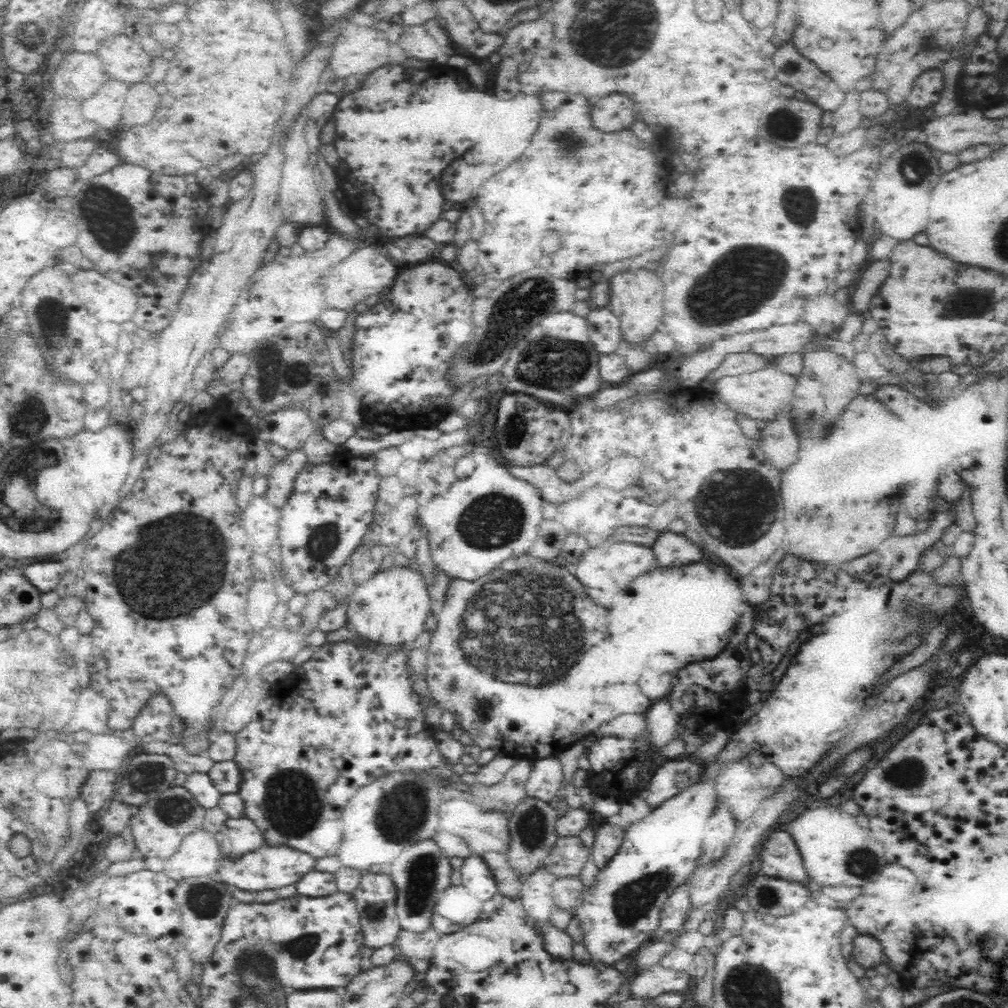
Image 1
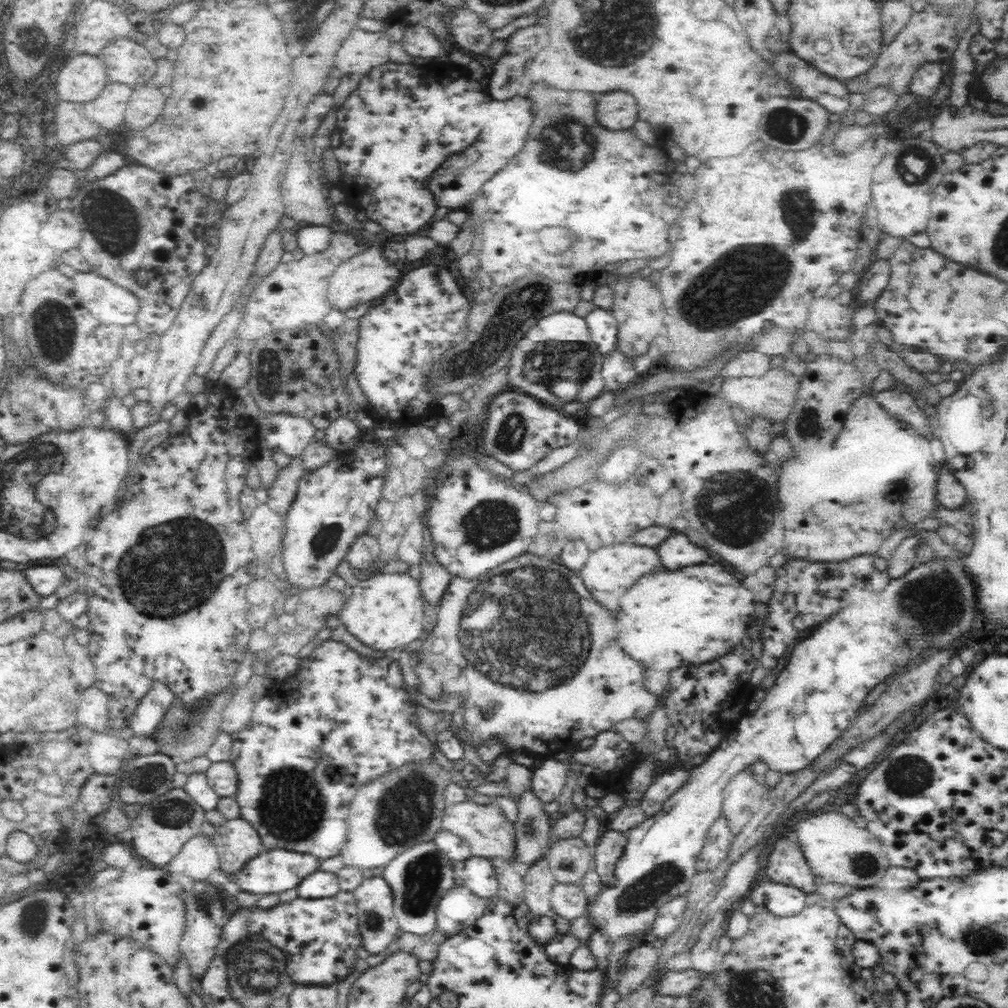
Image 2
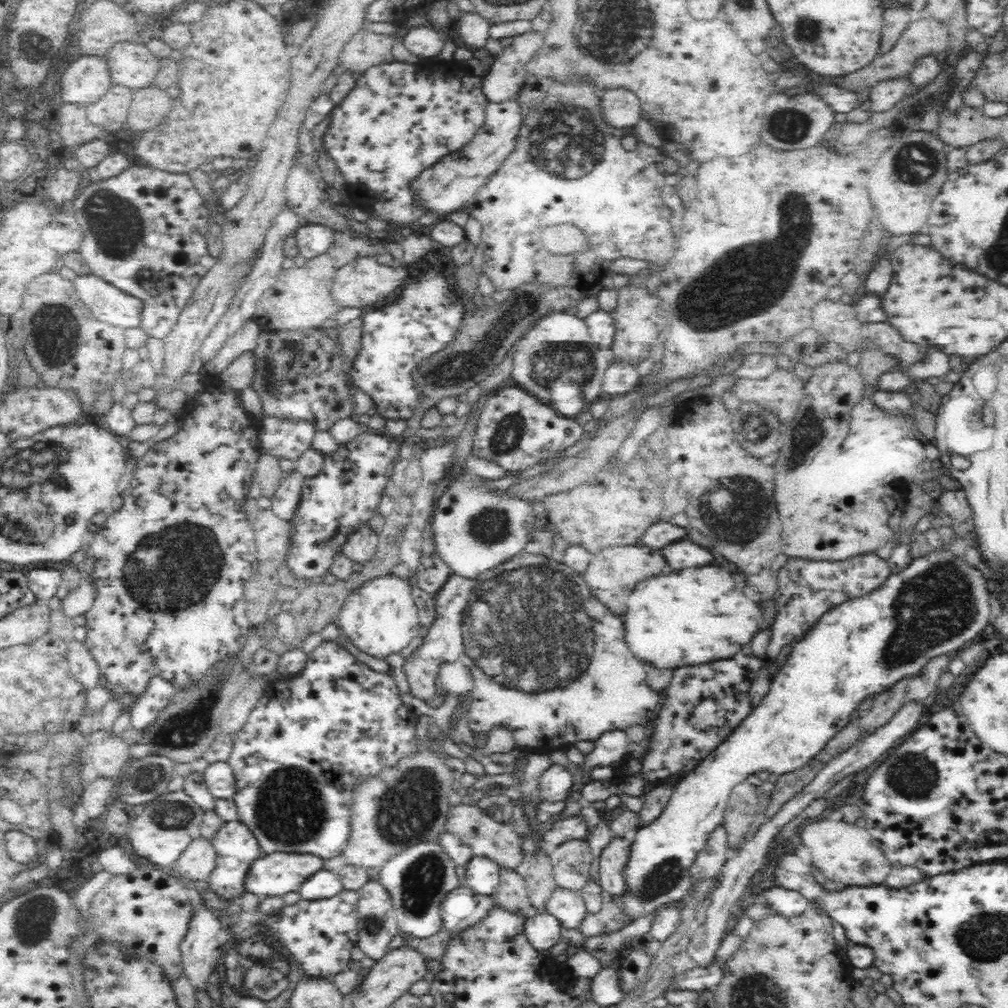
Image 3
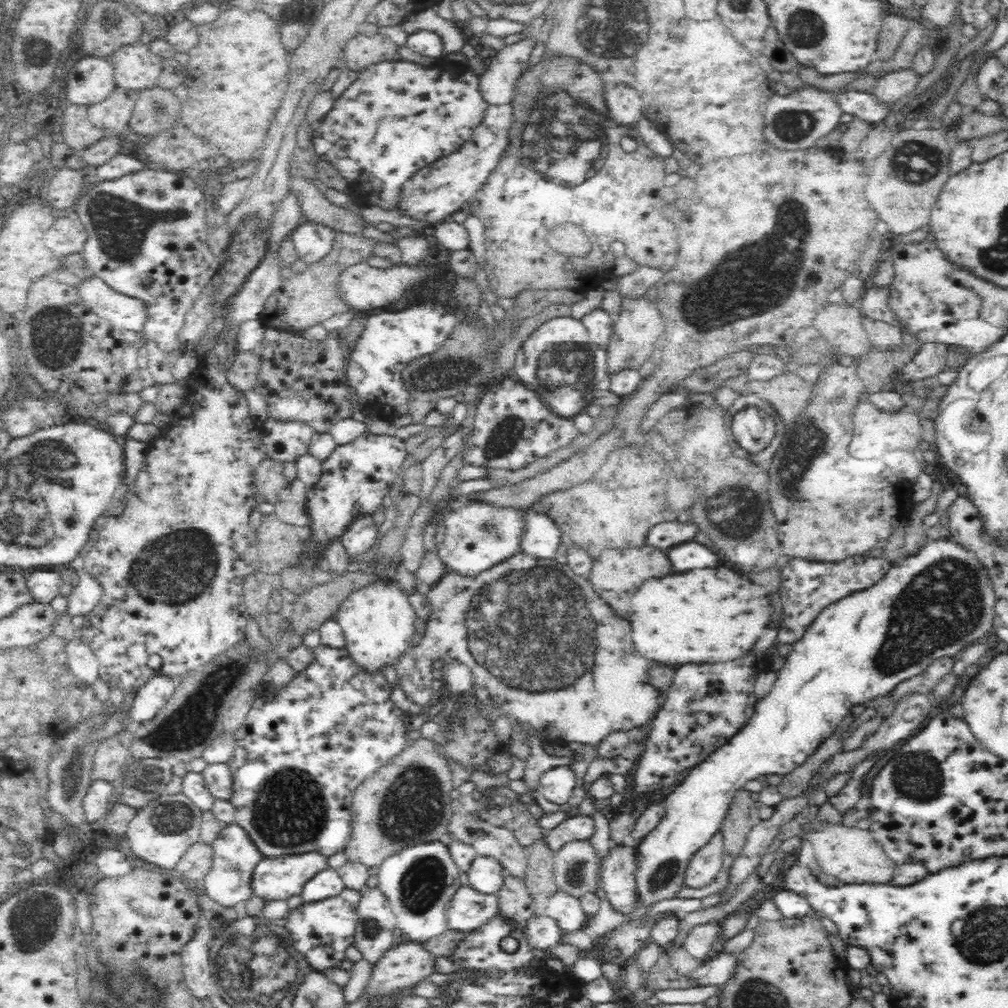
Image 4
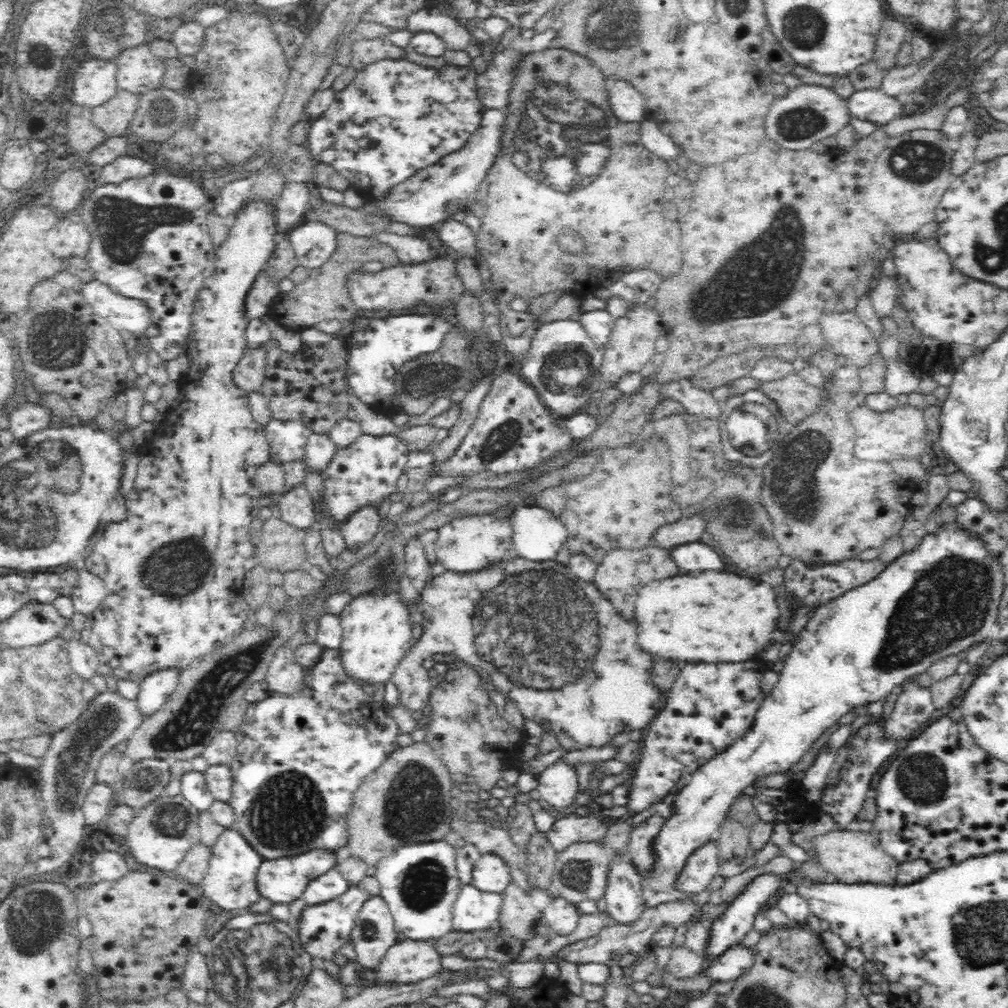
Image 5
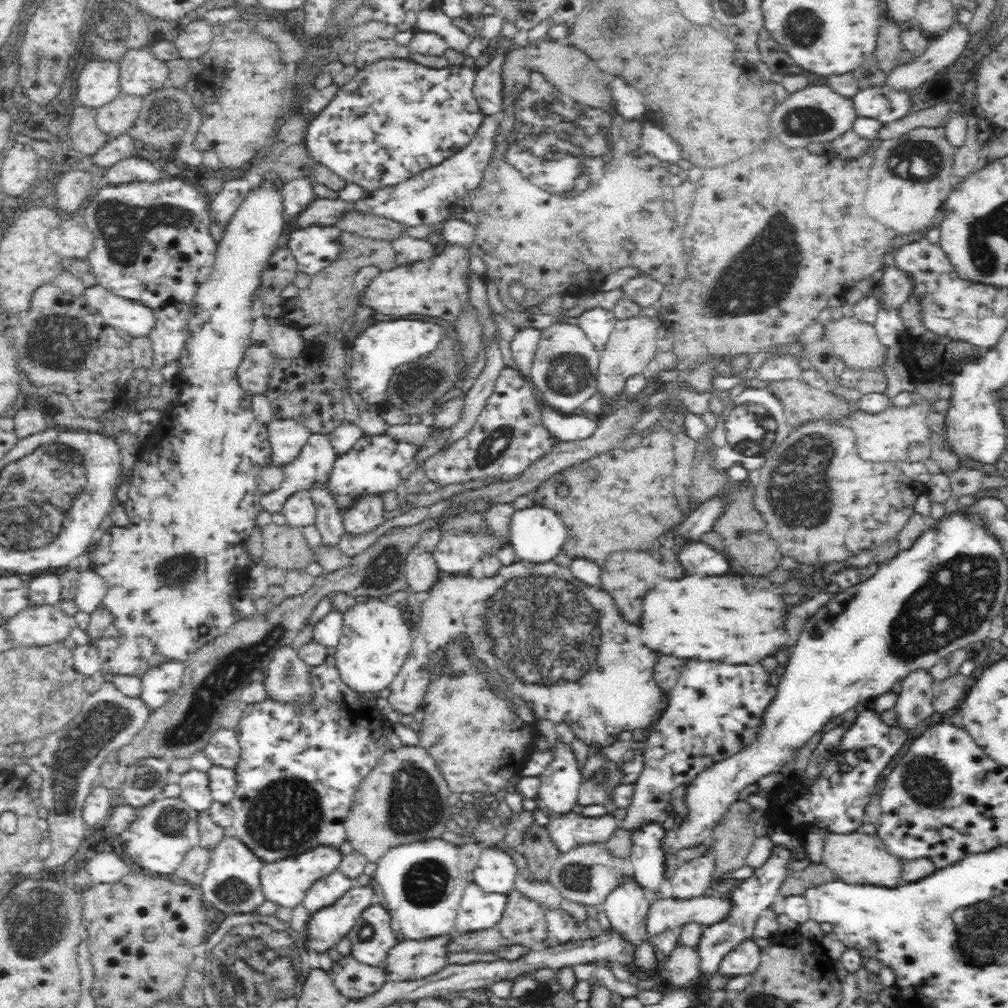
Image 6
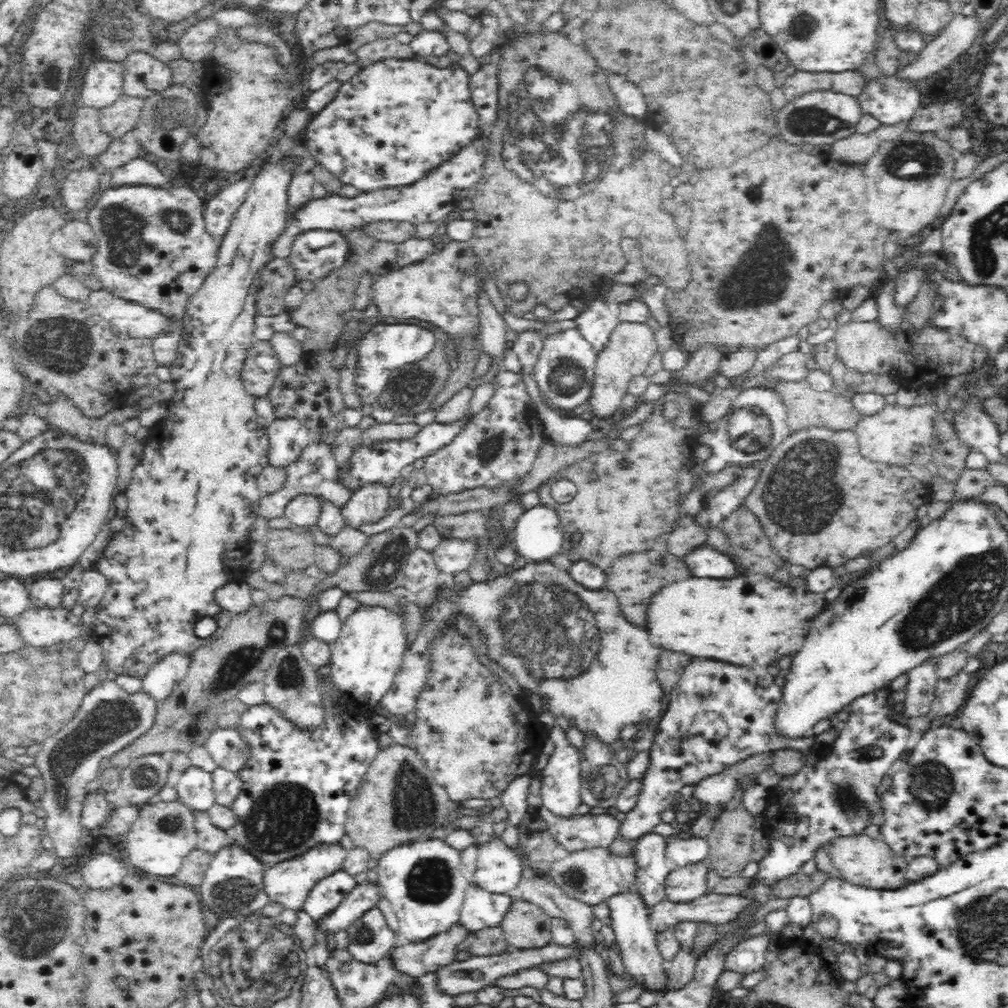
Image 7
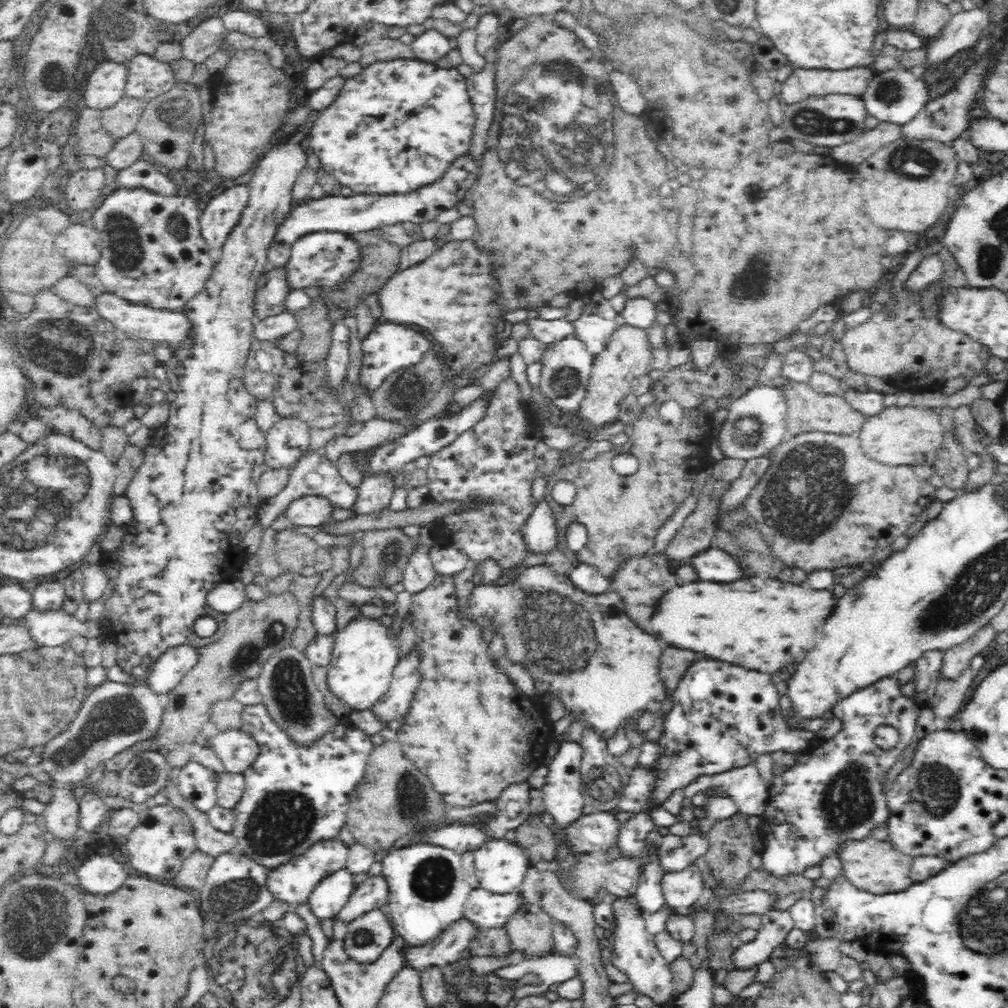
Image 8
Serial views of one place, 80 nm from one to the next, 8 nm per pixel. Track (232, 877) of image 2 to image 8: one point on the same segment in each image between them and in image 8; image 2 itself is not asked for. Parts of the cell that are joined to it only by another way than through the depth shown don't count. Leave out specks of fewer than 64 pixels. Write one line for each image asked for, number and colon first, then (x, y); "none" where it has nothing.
3: (274, 874)
4: (275, 878)
5: (283, 880)
6: (285, 882)
7: (288, 883)
8: (292, 883)

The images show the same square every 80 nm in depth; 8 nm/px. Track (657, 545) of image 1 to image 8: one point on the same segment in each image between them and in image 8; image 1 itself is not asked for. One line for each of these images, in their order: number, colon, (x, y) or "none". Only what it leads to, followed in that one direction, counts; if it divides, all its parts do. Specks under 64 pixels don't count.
2: (677, 551)
3: (683, 552)
4: (691, 554)
5: (698, 555)
6: (697, 556)
7: (704, 560)
8: (713, 563)

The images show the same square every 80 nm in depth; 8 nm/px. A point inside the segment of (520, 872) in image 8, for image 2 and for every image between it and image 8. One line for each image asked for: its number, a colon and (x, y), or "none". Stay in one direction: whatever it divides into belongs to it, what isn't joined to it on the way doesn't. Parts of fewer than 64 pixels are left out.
2: (477, 874)
3: (481, 875)
4: (485, 876)
5: (490, 874)
6: (495, 872)
7: (499, 868)

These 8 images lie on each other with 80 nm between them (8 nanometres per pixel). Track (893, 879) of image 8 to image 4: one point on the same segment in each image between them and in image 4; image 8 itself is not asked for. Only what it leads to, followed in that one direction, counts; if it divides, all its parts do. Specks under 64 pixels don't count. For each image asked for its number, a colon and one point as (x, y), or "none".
4: (849, 853)
5: (852, 856)
6: (855, 858)
7: (863, 860)

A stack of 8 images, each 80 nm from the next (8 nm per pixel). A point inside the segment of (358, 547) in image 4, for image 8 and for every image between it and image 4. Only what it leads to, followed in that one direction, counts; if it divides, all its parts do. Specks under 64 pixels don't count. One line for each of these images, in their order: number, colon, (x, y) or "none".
5: (363, 525)
6: (367, 514)
7: (368, 505)
8: (374, 493)

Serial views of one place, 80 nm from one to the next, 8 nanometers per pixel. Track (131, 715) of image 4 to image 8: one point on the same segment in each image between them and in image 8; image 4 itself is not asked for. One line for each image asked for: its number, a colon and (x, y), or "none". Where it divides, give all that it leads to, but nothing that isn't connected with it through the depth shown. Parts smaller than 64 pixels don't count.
5: (155, 690)
6: (159, 684)
7: (158, 683)
8: (169, 669)

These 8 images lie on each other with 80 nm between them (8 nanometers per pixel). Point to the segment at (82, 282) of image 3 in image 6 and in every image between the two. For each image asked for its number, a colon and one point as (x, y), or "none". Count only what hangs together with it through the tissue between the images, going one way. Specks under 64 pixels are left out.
4: (129, 312)
5: (124, 312)
6: (132, 316)

